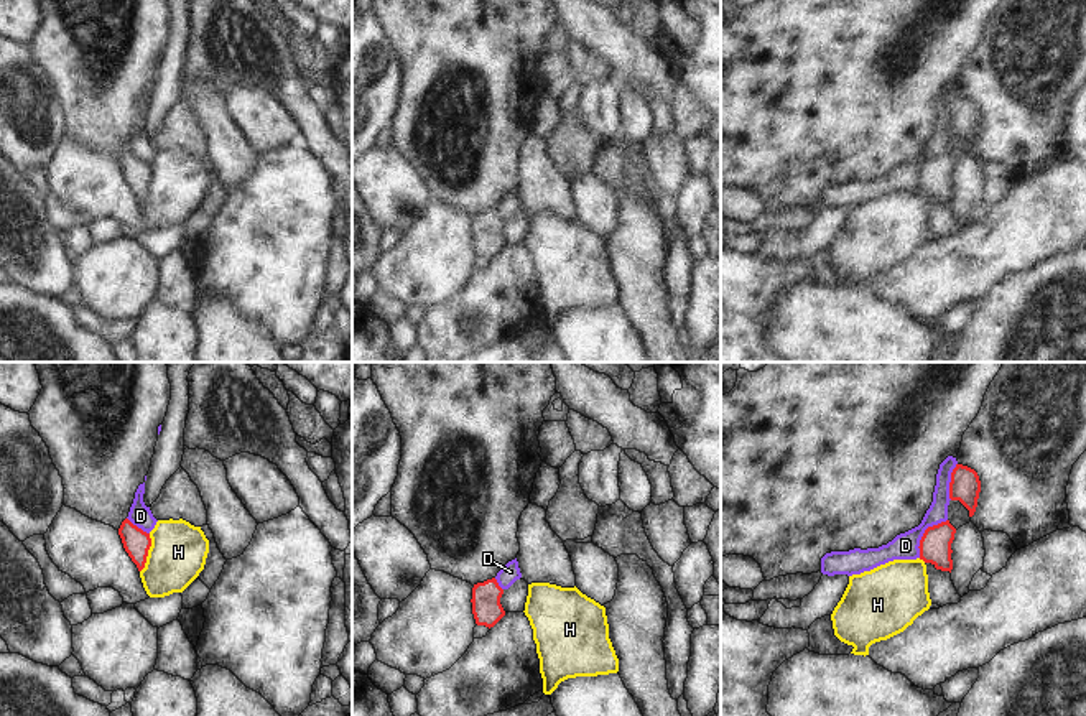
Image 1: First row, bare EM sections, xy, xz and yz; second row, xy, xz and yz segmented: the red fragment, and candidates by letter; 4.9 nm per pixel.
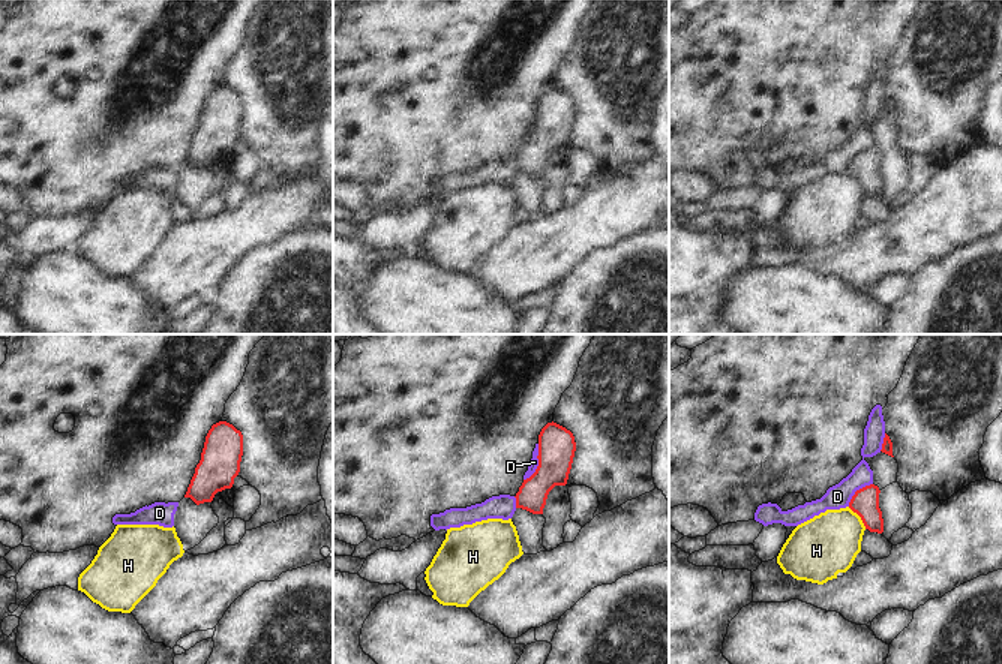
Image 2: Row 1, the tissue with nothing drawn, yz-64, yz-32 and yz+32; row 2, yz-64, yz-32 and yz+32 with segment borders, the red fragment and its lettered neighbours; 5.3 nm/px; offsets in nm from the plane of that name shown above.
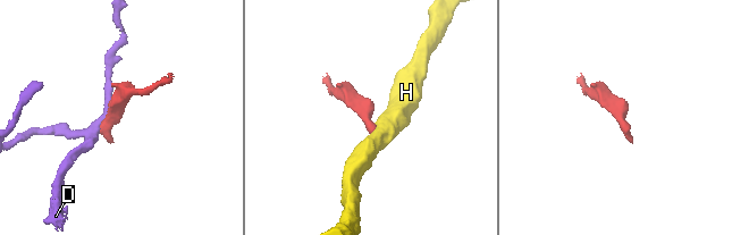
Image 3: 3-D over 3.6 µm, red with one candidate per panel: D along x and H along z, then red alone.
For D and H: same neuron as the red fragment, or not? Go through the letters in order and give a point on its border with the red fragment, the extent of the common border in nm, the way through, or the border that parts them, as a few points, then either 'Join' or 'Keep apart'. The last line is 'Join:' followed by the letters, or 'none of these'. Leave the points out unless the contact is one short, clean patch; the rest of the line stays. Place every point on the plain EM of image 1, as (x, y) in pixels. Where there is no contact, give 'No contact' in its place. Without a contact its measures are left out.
D: Touches red at yz (923, 165). Shared border 240 nm. Keep apart
H: Touches red at xy (147, 185). Shared border 200 nm. Boundary: xy (150, 165), (147, 193), (140, 203). Keep apart
Join: none of these

